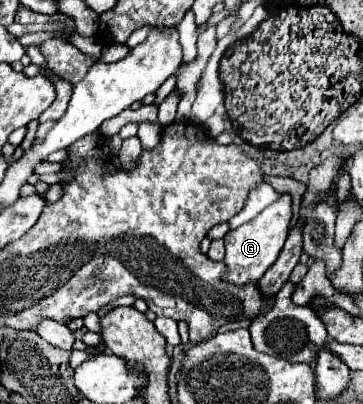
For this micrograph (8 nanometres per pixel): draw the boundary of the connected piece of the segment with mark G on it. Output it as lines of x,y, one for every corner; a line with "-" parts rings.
284,193
272,205
268,205
258,217
240,225
236,231
228,231
224,237
226,243
224,263
228,267
228,273
224,275
224,279
236,285
246,285
250,281
256,283
266,273
266,269
278,259
278,253
290,231
290,221
292,221
292,197

